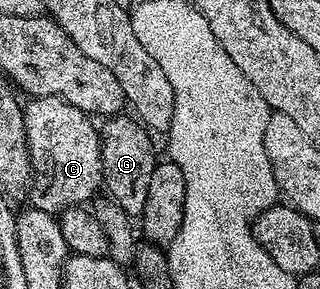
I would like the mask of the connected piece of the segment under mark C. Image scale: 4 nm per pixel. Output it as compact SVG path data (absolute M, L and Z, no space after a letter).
M40 95L29 102L22 113L30 164L34 166L29 206L57 216L69 207L89 204L103 186L102 137L95 120L60 97Z

